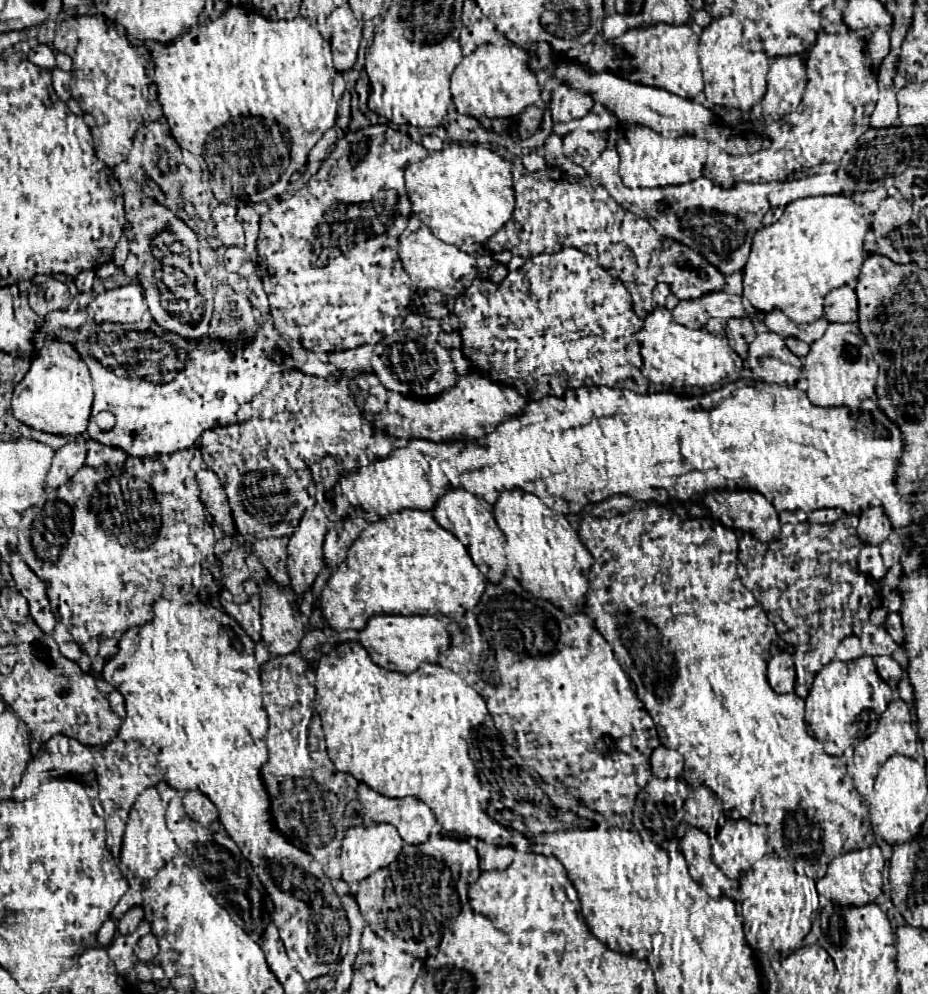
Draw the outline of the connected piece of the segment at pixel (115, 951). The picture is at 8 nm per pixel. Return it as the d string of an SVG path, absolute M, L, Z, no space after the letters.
M142 921L140 927L128 935L118 935L108 947L106 947L106 953L108 957L112 959L112 963L116 965L118 971L124 971L126 967L130 967L132 963L132 957L134 957L134 947L138 943L140 937L148 935L152 929L150 929L150 923L148 921Z

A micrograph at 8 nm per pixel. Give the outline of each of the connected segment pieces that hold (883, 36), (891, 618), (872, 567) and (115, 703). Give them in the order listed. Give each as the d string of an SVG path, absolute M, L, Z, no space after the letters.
M874 29L870 39L868 39L868 53L870 53L870 59L880 63L886 53L890 49L890 39L888 39L888 33L884 29Z
M890 613L890 615L888 615L886 631L888 631L888 635L890 635L894 641L898 641L898 643L904 641L904 627L902 627L902 621L900 621L900 615L898 615L898 613Z
M864 545L862 547L862 555L860 555L860 571L864 571L864 575L882 581L882 577L886 575L886 565L884 559L880 555L880 549L876 545Z
M112 689L112 691L110 691L110 695L108 695L108 703L110 703L112 711L114 711L118 717L122 717L122 715L124 715L124 699L122 699L120 691Z

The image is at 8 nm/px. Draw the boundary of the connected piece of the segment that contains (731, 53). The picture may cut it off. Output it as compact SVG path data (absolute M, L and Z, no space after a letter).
M726 15L712 21L700 33L700 69L704 73L704 95L716 109L752 109L768 91L770 57L762 51L750 51L742 39L742 21L738 15Z

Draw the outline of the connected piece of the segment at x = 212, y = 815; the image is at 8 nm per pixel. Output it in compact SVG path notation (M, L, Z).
M188 791L182 795L182 805L188 813L188 817L196 823L200 823L202 827L208 827L216 817L216 807L212 805L212 801L202 795L202 793L196 793L196 791Z

